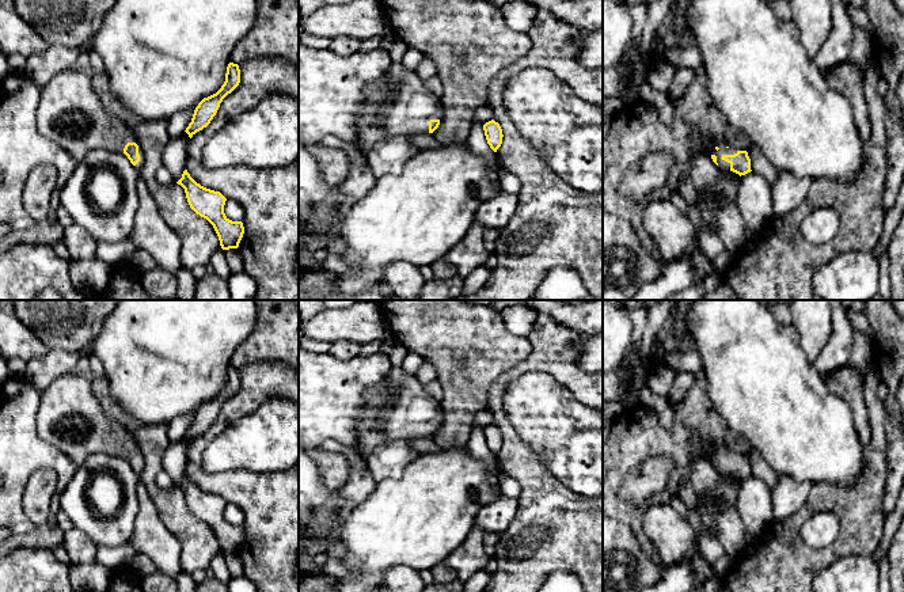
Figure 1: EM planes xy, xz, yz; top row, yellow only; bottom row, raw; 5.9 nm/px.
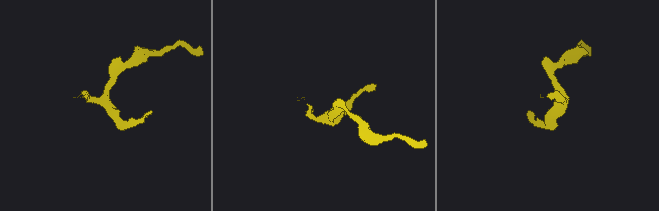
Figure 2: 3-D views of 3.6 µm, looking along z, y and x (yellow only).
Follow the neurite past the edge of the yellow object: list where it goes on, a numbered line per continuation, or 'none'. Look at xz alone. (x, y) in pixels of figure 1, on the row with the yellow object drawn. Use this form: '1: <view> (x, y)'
1: xz (398, 103)

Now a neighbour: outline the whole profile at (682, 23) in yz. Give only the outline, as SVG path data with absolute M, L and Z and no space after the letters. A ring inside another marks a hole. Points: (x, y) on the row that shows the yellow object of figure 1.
M676 0L675 7L675 26L677 30L677 43L683 43L687 39L692 39L692 33L688 23L688 5L691 0Z

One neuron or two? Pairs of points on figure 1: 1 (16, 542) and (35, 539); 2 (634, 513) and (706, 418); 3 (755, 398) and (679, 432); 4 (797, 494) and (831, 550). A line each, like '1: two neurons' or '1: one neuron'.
1: one neuron
2: one neuron
3: two neurons
4: two neurons

